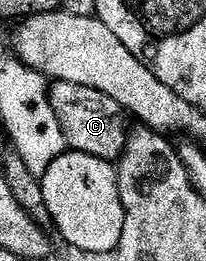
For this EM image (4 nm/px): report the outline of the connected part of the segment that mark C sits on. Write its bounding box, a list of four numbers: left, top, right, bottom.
[51,82,130,161]

